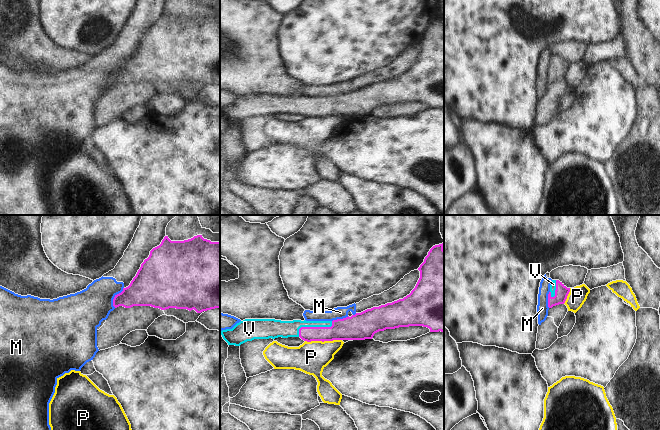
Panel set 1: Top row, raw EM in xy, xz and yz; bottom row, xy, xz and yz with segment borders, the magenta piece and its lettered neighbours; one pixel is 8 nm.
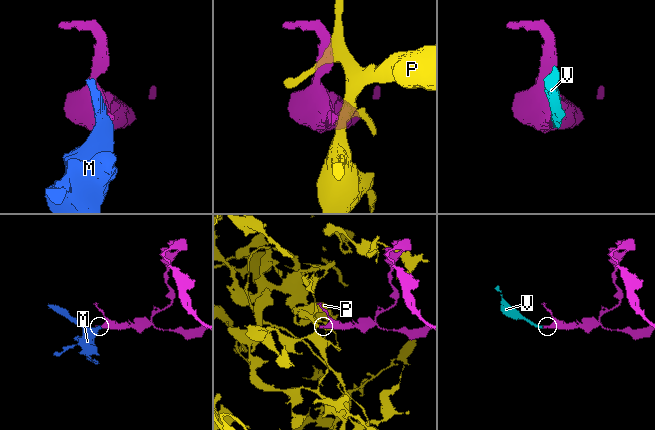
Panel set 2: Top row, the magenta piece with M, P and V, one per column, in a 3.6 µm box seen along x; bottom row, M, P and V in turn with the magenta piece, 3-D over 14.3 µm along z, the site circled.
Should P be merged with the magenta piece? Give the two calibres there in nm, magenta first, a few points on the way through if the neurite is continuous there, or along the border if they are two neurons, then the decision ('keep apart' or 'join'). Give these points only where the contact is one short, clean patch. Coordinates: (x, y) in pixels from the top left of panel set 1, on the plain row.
calibres 190 and 260 nm; border xz (341, 115), (305, 117); keep apart

